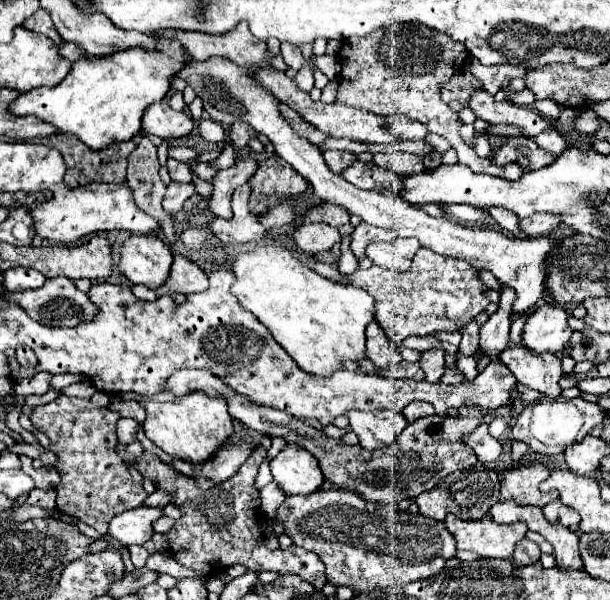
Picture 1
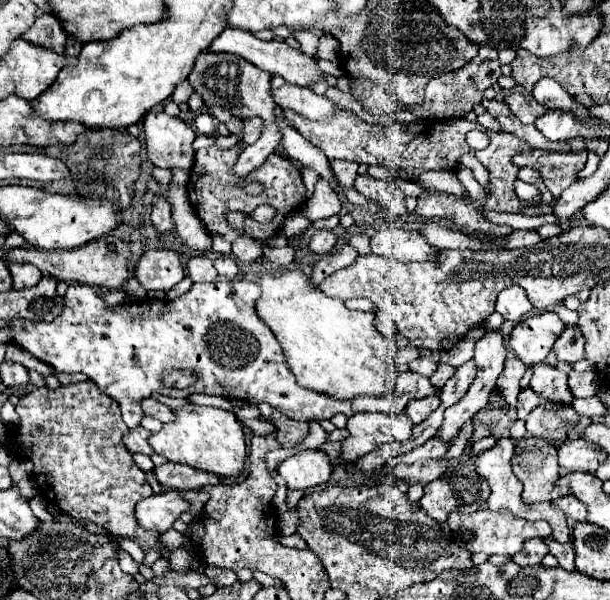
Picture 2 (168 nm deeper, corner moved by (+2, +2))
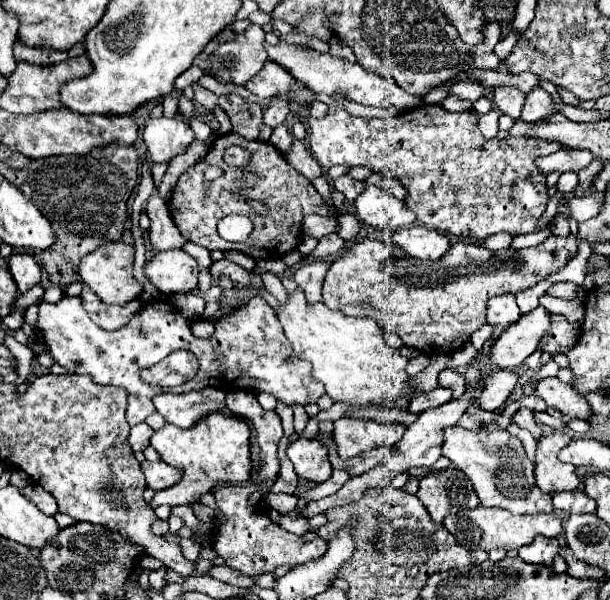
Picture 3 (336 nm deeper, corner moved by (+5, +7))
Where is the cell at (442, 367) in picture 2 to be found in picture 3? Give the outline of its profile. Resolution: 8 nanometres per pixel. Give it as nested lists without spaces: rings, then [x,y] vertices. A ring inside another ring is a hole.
[[[445,368],[445,370],[439,374],[439,386],[449,388],[449,390],[453,392],[453,398],[459,398],[459,396],[465,392],[465,388],[467,388],[465,378],[463,378],[461,374],[457,374],[455,370],[451,370],[451,368]]]

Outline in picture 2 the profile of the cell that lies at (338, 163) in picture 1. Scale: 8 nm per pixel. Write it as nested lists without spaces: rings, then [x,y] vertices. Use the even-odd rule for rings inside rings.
[[[330,161],[330,167],[332,167],[332,171],[334,171],[340,185],[344,185],[344,187],[354,185],[356,171],[358,171],[356,163],[352,163],[352,161]]]

